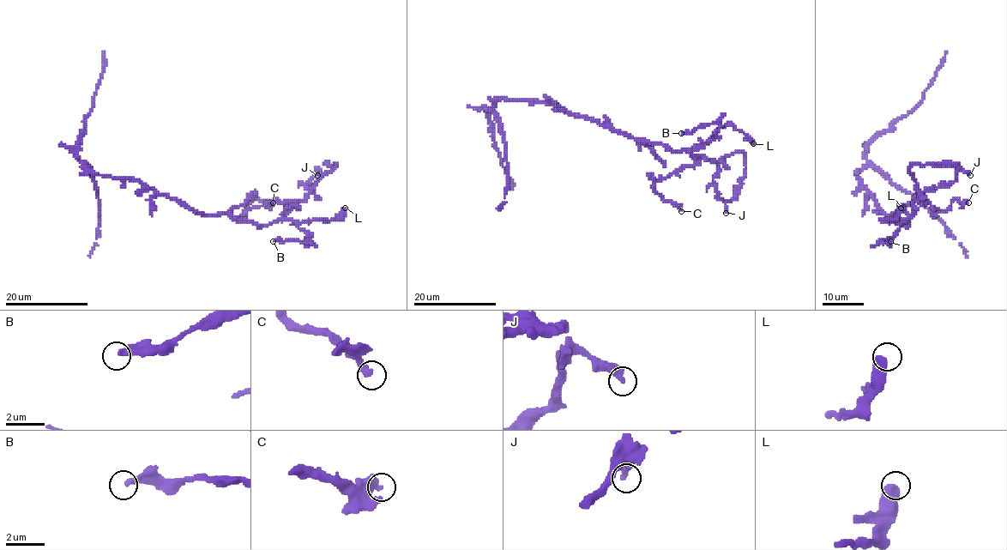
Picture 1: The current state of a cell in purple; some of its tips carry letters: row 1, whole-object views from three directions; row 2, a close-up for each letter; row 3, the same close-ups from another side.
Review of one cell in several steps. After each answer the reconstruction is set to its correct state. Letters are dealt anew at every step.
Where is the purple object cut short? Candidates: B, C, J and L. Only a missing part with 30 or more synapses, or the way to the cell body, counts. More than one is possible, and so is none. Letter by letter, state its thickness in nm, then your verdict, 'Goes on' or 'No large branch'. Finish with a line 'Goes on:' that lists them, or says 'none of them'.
B: Thickness 320 nm. No large branch
C: Thickness 400 nm. No large branch
J: Thickness 400 nm. No large branch
L: Thickness 600 nm. No large branch
Goes on: none of them

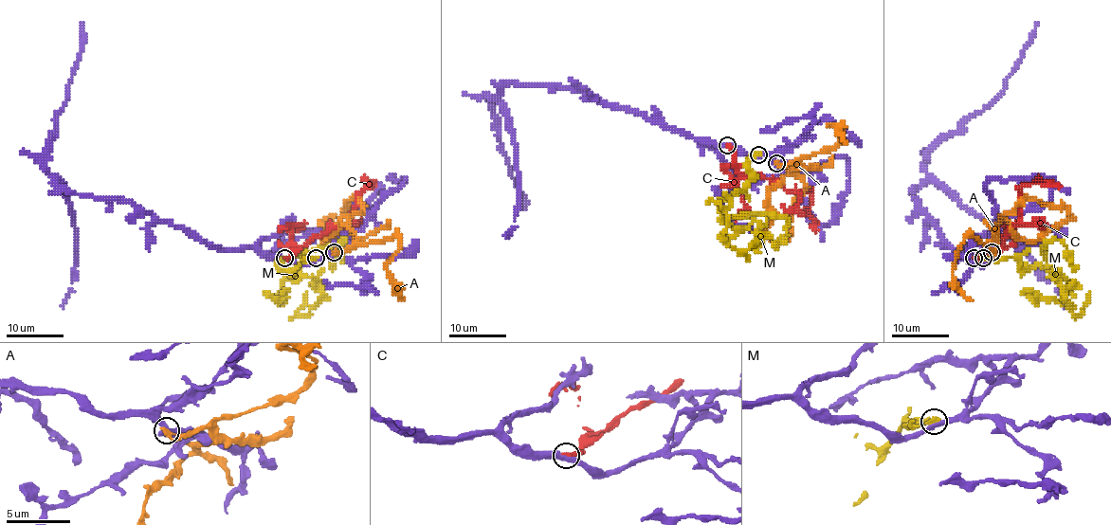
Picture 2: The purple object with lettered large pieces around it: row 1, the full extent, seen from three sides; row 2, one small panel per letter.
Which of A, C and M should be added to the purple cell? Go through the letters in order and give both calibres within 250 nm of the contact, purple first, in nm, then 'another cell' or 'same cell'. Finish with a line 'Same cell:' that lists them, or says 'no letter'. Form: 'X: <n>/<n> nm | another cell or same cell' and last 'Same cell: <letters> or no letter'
A: 460/420 nm | another cell
C: 440/500 nm | another cell
M: 360/380 nm | another cell
Same cell: no letter

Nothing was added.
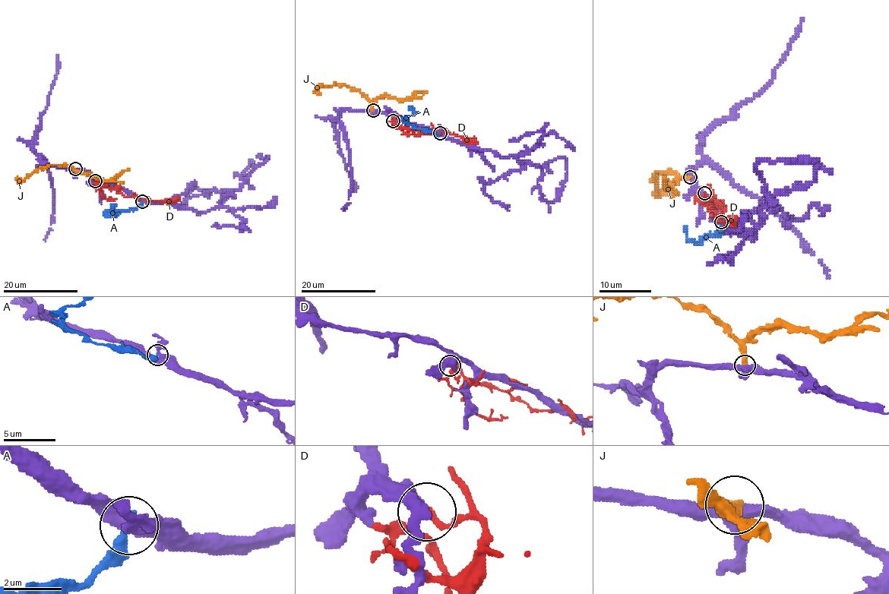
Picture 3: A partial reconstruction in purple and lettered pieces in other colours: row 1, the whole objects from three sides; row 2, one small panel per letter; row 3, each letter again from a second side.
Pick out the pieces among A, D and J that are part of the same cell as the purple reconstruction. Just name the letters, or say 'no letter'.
no letter

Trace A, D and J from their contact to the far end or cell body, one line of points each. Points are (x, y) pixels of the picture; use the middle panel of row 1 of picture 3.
A: (440, 133), (436, 134), (416, 129), (406, 121), (413, 111), (409, 107), (412, 106)
D: (393, 121), (397, 127), (405, 133), (416, 135), (446, 131), (462, 137), (471, 137), (478, 143)
J: (372, 110), (372, 105), (359, 91), (352, 90), (346, 86), (320, 86), (320, 94)

